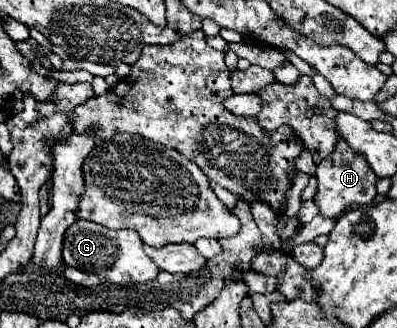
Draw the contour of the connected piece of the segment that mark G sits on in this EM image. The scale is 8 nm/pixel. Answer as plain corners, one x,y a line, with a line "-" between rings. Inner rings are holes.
77,220
67,230
63,244
63,260
67,266
75,266
83,272
97,274
101,280
117,286
149,282
155,280
161,272
157,264
145,254
143,242
135,230
109,230
89,220

